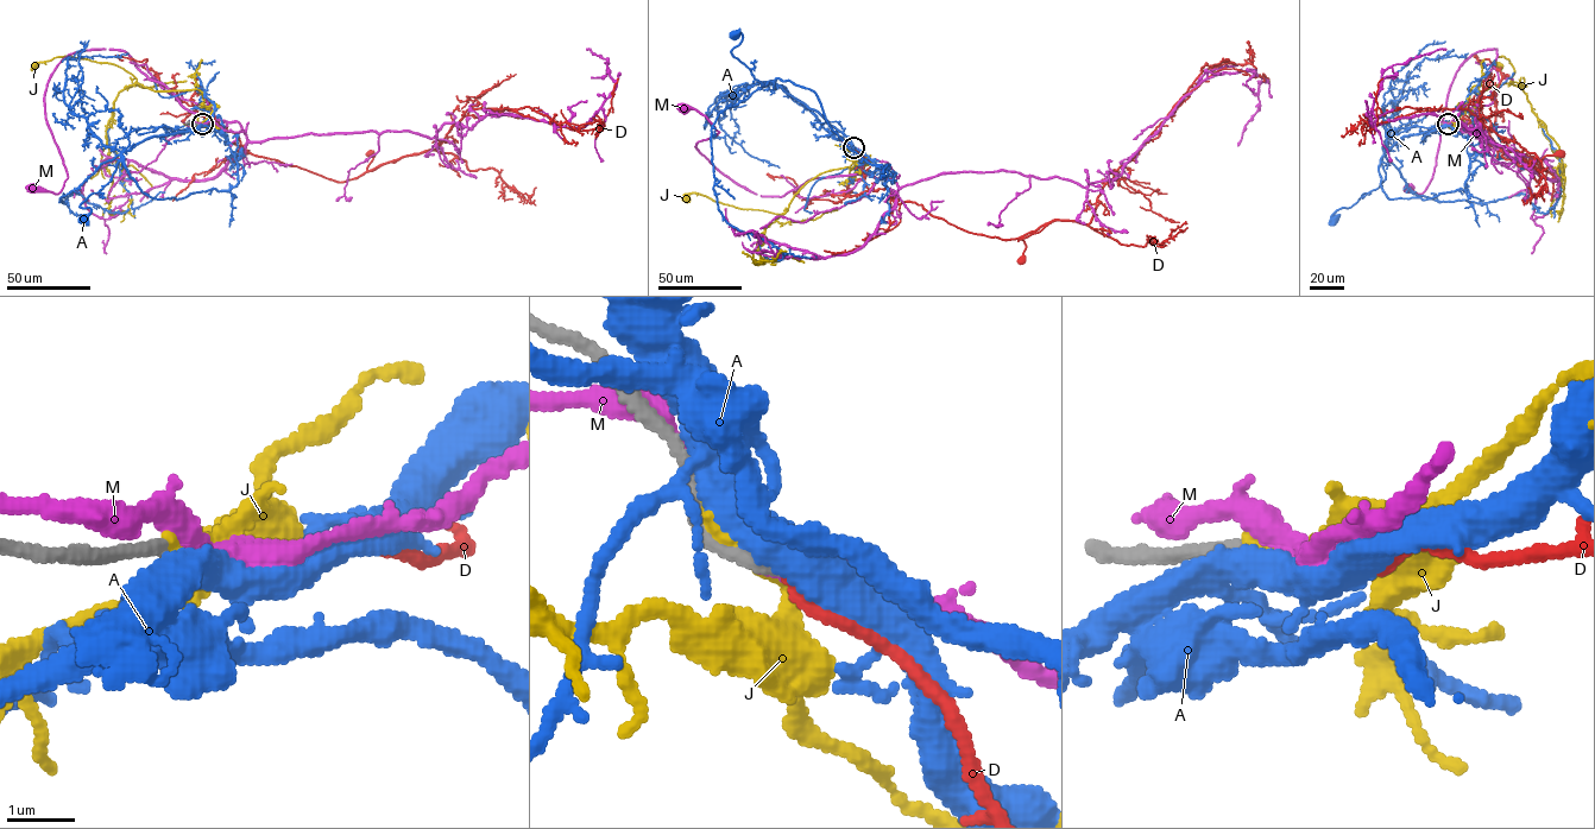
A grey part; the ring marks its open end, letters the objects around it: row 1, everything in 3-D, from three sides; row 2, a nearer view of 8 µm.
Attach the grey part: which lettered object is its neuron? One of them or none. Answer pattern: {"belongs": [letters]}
{"belongs": ["D"]}

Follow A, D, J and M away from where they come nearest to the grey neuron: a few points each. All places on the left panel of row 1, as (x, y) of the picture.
A: (200, 124), (196, 128), (149, 138), (124, 151), (112, 179), (80, 204), (92, 209), (83, 219)
D: (201, 125), (210, 121), (213, 114), (253, 154), (340, 182), (396, 160), (369, 171), (374, 156), (370, 154)
J: (200, 124), (216, 105), (197, 89), (153, 92), (137, 83), (131, 74), (113, 64), (68, 56), (35, 64)
M: (201, 124), (246, 131), (188, 112), (124, 51), (68, 54), (44, 95), (68, 178), (58, 194), (31, 189)

